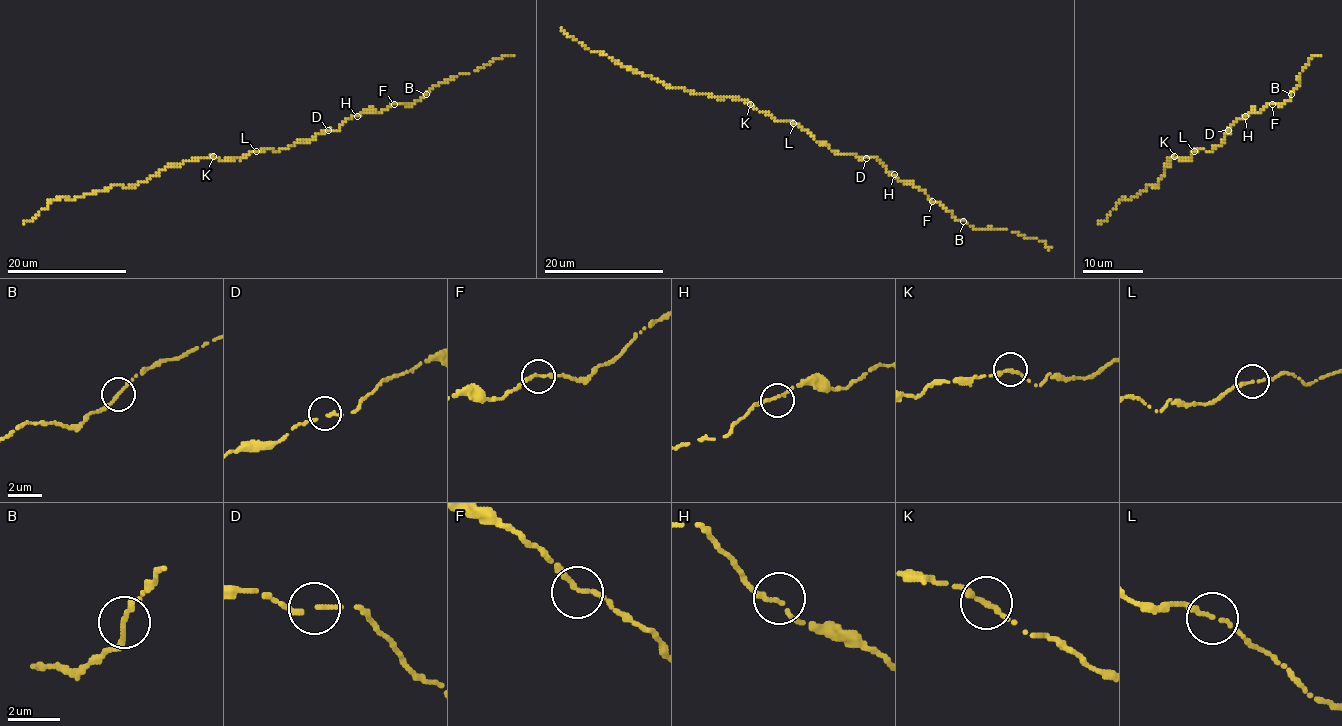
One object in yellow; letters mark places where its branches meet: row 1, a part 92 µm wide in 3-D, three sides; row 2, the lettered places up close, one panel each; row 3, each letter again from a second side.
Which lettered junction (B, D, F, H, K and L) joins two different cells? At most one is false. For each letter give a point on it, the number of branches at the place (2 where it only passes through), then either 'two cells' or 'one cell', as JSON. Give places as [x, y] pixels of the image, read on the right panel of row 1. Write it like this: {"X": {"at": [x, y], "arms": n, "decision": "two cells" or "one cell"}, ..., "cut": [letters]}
{"B": {"at": [1291, 94], "arms": 2, "decision": "one cell"}, "D": {"at": [1228, 130], "arms": 2, "decision": "one cell"}, "F": {"at": [1272, 104], "arms": 2, "decision": "one cell"}, "H": {"at": [1245, 116], "arms": 2, "decision": "one cell"}, "K": {"at": [1174, 156], "arms": 2, "decision": "one cell"}, "L": {"at": [1194, 151], "arms": 2, "decision": "one cell"}, "cut": []}

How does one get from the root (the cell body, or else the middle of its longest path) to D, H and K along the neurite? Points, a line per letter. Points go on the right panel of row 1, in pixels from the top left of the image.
D: (1206, 151), (1218, 146), (1228, 130)
H: (1206, 151), (1218, 146), (1228, 128), (1245, 116)
K: (1206, 151), (1203, 148), (1195, 149), (1191, 152), (1191, 158), (1182, 161), (1174, 155)

